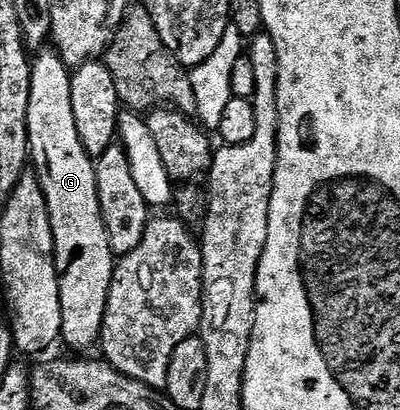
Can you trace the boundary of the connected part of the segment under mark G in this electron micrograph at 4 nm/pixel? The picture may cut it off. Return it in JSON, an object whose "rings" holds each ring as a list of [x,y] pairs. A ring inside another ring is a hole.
{"rings":[[[45,49],[32,60],[31,105],[27,109],[29,158],[51,217],[53,256],[59,277],[59,301],[63,313],[61,339],[69,347],[89,347],[101,338],[101,326],[107,309],[107,297],[113,280],[115,256],[109,248],[107,229],[99,209],[99,193],[95,185],[95,163],[83,149],[79,129],[75,129],[75,113],[71,109],[71,71],[56,50]]]}

